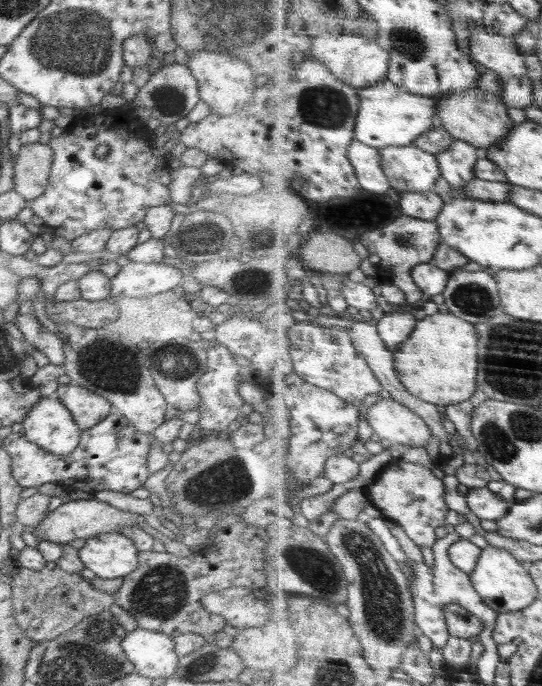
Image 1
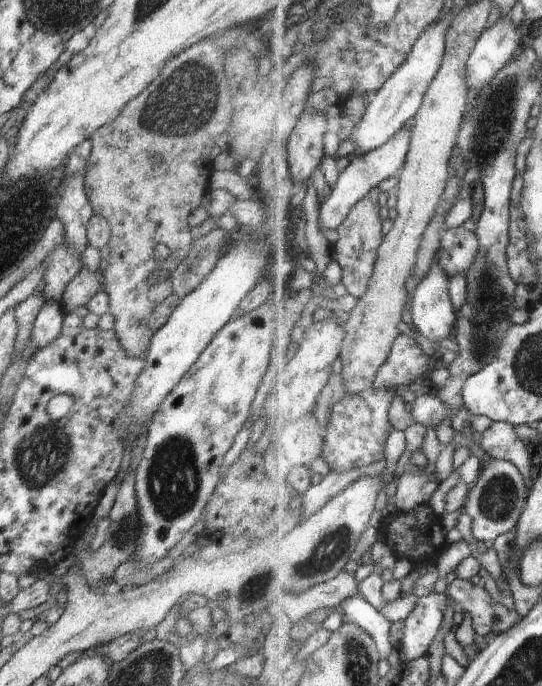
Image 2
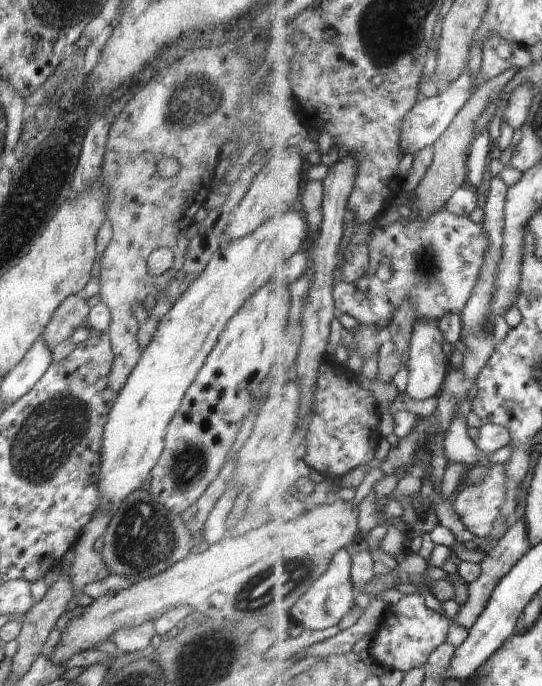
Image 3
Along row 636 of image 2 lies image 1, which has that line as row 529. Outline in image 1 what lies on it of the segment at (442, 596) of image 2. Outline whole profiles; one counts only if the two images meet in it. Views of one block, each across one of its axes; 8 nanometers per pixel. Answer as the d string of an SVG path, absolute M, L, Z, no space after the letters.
M395 460L388 465L375 482L368 488L373 507L376 506L383 516L396 522L420 547L435 548L438 543L436 530L448 524L451 511L446 504L446 484L432 469L414 462Z

